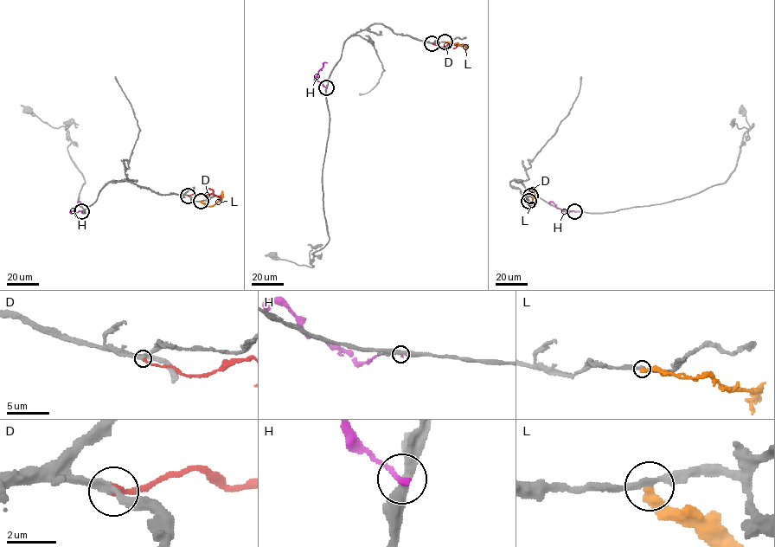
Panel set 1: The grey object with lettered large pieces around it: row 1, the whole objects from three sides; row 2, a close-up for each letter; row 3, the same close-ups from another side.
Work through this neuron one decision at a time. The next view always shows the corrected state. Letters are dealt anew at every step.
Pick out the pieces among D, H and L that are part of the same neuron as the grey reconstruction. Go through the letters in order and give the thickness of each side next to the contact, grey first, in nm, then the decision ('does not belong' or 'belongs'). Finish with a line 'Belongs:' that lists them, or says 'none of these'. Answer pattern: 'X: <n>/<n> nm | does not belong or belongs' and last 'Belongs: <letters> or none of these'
D: 260/240 nm | belongs
H: 400/220 nm | does not belong
L: 240/360 nm | does not belong
Belongs: D

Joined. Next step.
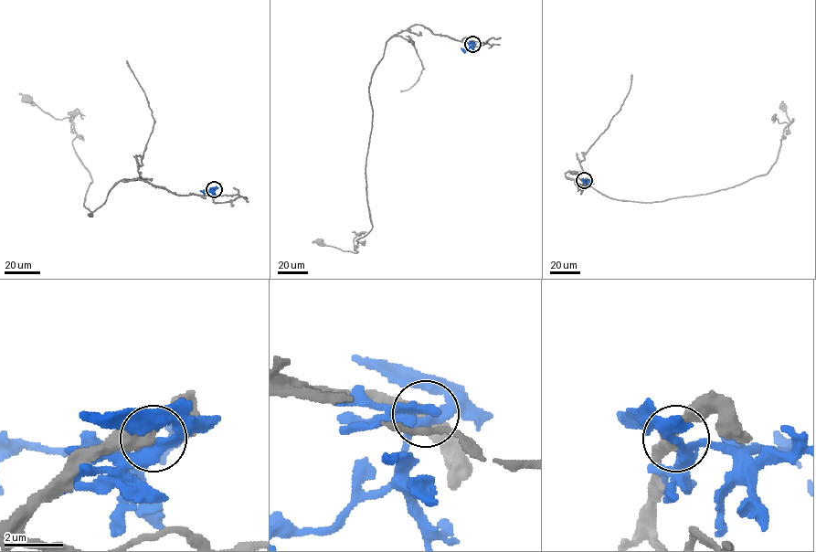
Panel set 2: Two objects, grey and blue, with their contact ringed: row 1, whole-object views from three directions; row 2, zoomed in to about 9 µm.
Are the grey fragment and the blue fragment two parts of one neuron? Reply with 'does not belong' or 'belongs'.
does not belong

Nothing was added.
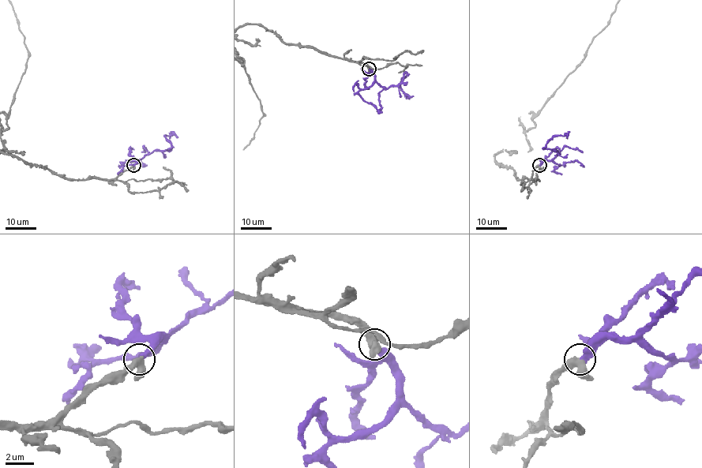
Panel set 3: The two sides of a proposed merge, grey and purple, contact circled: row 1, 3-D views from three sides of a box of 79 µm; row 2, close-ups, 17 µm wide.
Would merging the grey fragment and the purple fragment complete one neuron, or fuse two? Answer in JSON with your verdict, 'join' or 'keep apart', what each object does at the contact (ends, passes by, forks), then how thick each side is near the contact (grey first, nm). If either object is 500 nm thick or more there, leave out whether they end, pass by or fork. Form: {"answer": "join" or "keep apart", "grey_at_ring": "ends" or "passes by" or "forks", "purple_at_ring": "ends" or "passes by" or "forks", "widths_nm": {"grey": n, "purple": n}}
{"answer": "join", "widths_nm": {"grey": 500, "purple": 440}}

